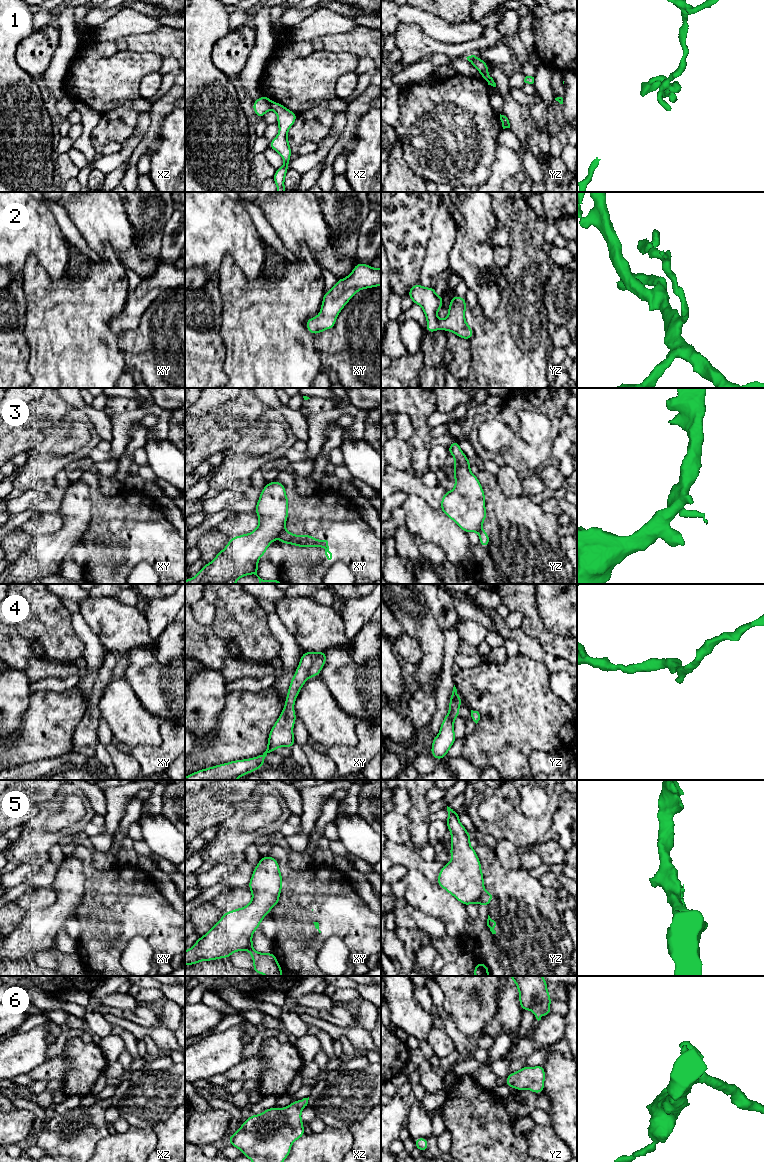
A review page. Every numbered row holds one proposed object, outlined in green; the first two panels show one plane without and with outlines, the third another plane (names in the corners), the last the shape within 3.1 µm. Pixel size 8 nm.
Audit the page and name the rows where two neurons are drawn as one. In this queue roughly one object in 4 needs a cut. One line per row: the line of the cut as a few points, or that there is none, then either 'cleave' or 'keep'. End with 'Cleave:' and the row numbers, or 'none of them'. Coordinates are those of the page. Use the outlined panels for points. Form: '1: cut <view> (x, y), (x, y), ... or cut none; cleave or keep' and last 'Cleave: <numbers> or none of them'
1: cut xz (273, 102), (270, 108); cleave
2: cut none; keep
3: cut xy (284, 529), (276, 537); cleave
4: cut none; keep
5: cut yz (483, 892), (479, 903); cleave
6: cut none; keep
Cleave: 1, 3, 5

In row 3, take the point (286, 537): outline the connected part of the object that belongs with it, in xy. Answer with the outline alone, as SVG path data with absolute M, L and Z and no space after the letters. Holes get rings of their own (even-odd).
M283 530L277 538L282 541L282 545L290 543L292 546L295 545L298 547L324 547L327 559L332 559L332 553L329 551L327 540L318 540L312 535L295 535L288 532L287 530Z

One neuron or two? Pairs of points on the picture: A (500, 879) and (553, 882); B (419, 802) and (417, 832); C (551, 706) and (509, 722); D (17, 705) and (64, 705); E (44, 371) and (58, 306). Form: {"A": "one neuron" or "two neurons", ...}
{"A": "two neurons", "B": "one neuron", "C": "one neuron", "D": "two neurons", "E": "one neuron"}

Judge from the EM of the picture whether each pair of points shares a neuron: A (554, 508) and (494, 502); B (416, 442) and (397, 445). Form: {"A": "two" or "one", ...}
{"A": "two", "B": "two"}

